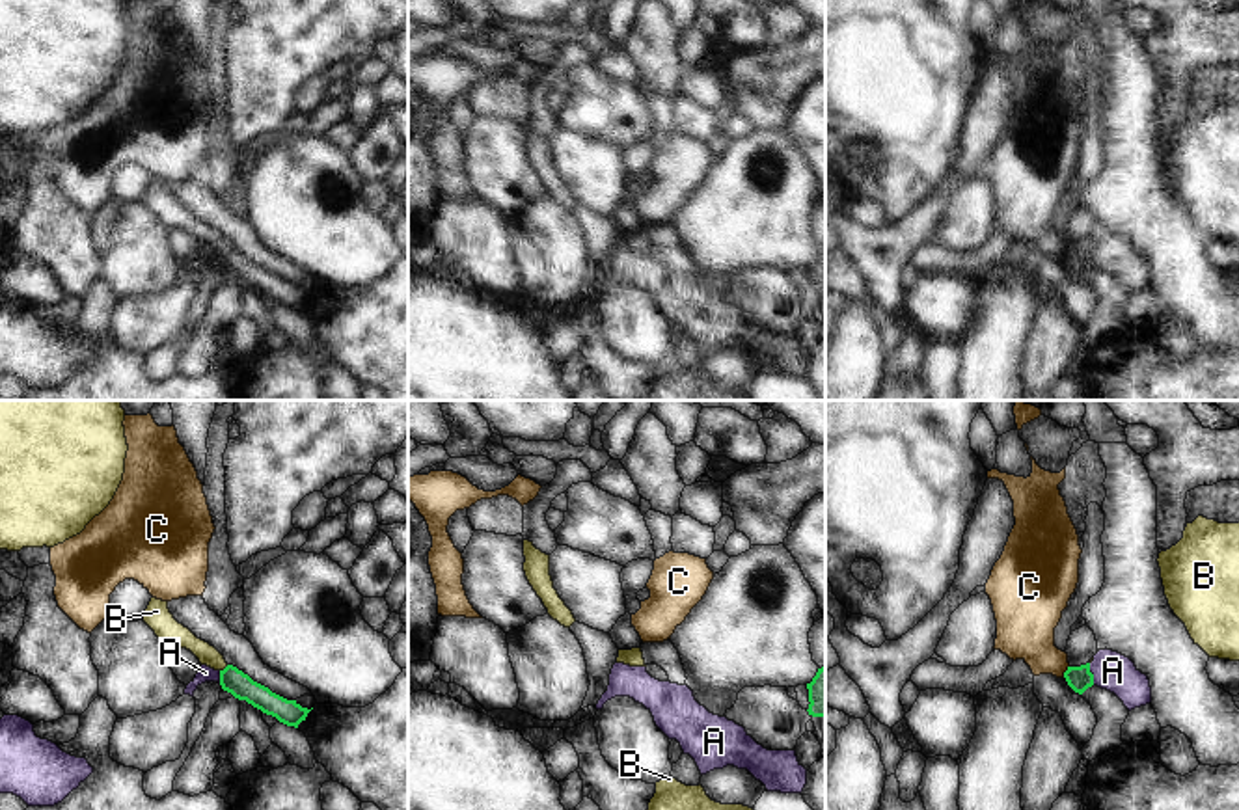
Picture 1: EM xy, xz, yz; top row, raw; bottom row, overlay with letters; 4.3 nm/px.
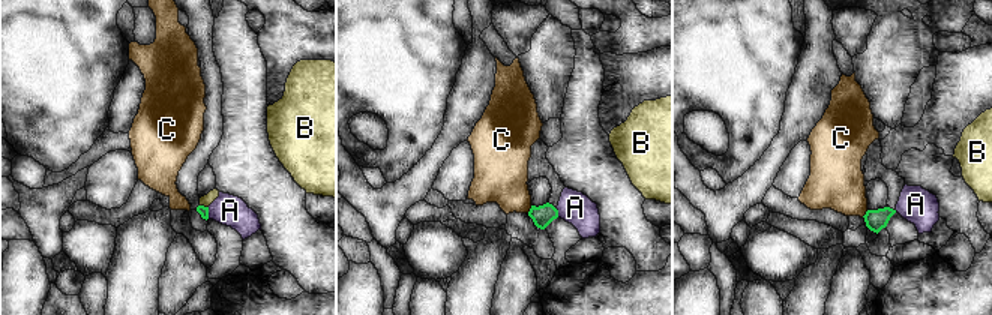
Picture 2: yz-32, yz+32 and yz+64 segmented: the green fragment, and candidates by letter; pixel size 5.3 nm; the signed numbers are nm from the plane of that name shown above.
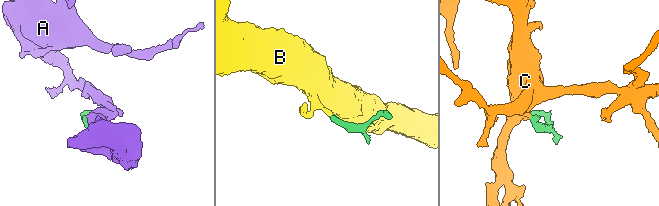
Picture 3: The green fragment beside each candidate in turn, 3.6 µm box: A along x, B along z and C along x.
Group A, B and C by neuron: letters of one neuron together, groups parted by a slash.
A / B / C

